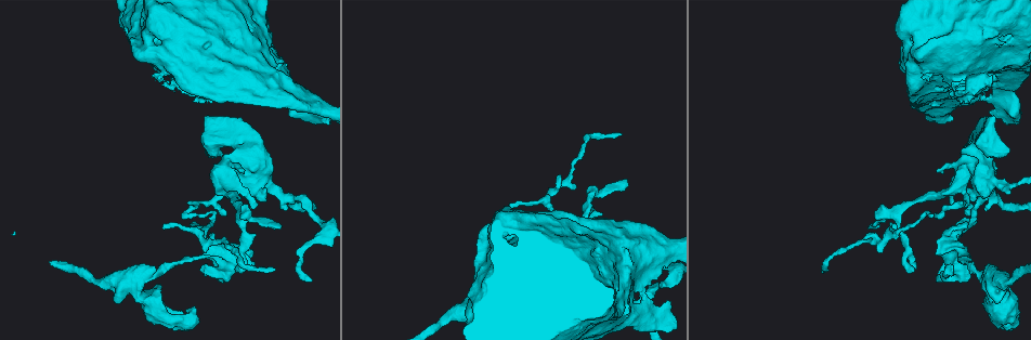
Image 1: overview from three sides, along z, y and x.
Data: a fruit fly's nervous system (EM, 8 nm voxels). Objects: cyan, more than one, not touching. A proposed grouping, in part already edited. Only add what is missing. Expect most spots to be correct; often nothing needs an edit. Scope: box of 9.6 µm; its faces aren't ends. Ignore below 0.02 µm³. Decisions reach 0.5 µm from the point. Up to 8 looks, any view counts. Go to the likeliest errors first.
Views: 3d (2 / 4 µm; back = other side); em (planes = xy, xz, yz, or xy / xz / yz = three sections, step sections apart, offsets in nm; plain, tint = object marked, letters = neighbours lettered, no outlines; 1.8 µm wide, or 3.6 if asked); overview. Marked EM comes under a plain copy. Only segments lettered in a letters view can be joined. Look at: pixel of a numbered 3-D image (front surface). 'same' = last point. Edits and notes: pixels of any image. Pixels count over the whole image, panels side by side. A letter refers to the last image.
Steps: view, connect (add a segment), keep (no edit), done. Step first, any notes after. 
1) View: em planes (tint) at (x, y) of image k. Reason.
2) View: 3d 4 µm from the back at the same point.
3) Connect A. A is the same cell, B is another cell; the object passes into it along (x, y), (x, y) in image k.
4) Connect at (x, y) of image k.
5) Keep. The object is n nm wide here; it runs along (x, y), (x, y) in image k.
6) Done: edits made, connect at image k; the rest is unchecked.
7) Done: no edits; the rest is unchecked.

View: em planes (tint) at (913, 271) of image 1. Free end.

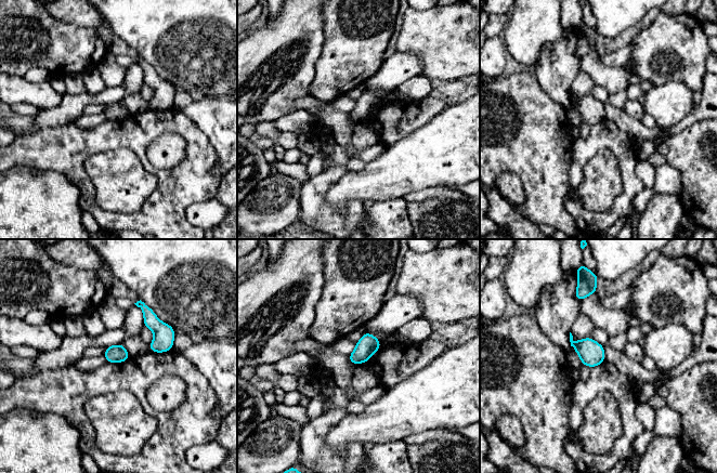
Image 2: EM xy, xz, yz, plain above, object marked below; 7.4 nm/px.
View: em planes (letters) at the same point. What lies round it.

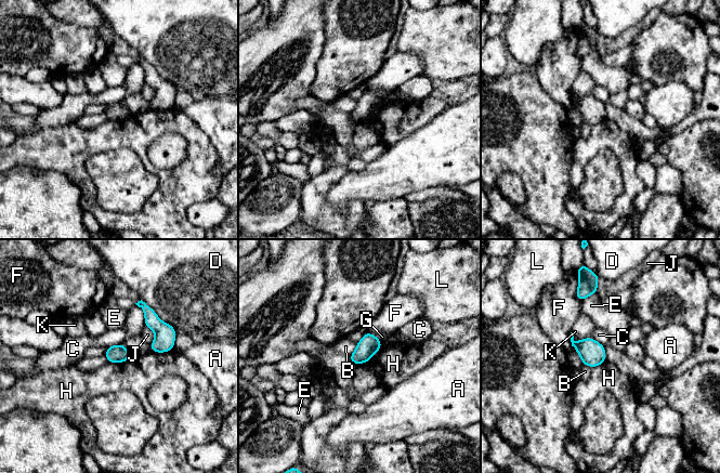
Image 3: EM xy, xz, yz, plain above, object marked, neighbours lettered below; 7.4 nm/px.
Keep. A, B, C, D, E, F, G, H, J, K and L are other cells; a border runs along (382, 344), (368, 360), (350, 362) in image 3; no lettered segment goes on from it.

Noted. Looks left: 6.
View: em yz step 4 (letters) at (998, 302) of image 1. An open end.

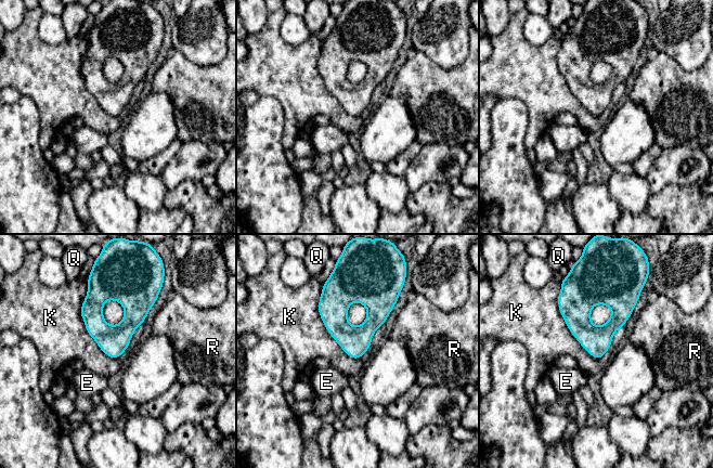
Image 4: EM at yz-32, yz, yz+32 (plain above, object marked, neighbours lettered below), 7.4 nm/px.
View: em xz step 4 (letters) at the same point. Cut it another way.

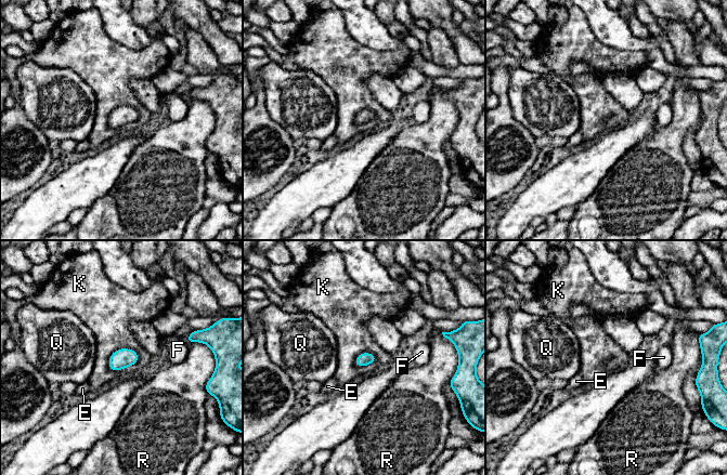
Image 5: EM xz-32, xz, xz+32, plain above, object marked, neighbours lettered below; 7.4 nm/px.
Keep. E, F, K, Q and R are other cells; none of them fits.

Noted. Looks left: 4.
View: 3d 4 µm at (186, 314) of image 1. Closes a loop.

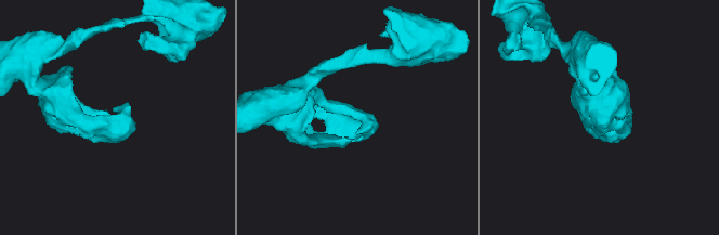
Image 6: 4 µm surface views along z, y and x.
View: em planes (tint) at (114, 115) of image 6. Need the tissue.

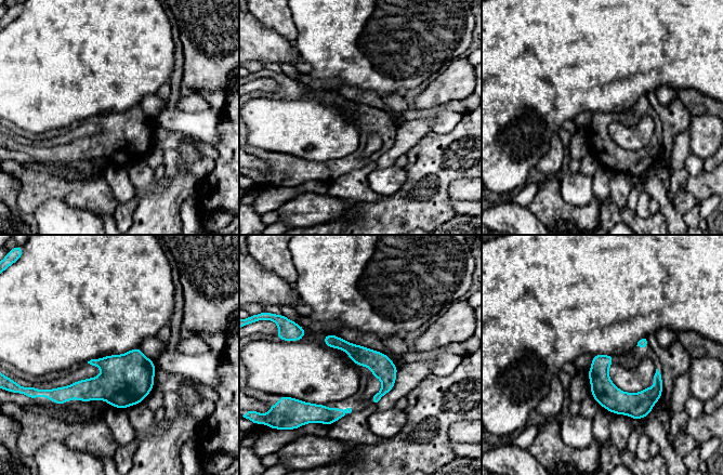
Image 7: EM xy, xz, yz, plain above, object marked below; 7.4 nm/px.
View: em planes (letters) at the same point.

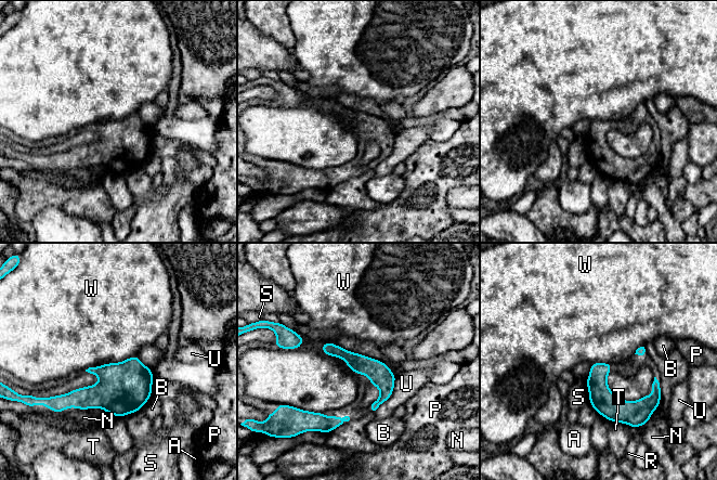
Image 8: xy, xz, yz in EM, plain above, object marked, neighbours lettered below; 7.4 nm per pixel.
Keep. A, B, N, P, R, S, T, U and W are other cells; it runs along (326, 345), (383, 384), (374, 406) in image 8; none of them fits.

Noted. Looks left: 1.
View: em planes (letters) at (937, 279) of image 1. Free end.

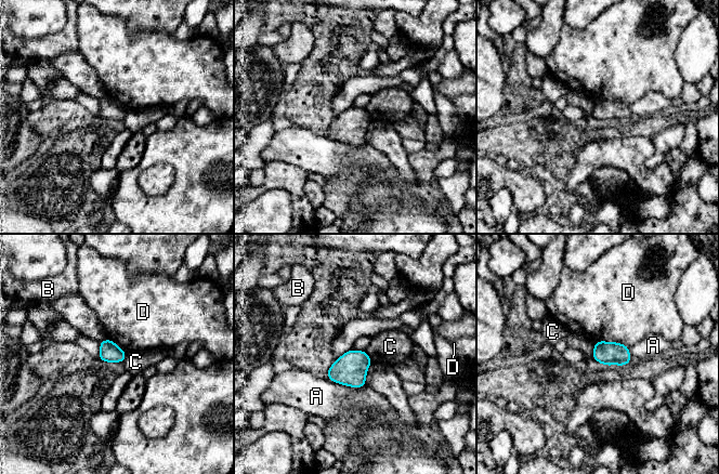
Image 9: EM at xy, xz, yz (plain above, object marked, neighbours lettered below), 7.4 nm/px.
Keep. The object is 150 nm wide here; A, B, C and D are other cells; none of them fits.

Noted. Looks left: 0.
Done: no edits; the rest is unchecked.

